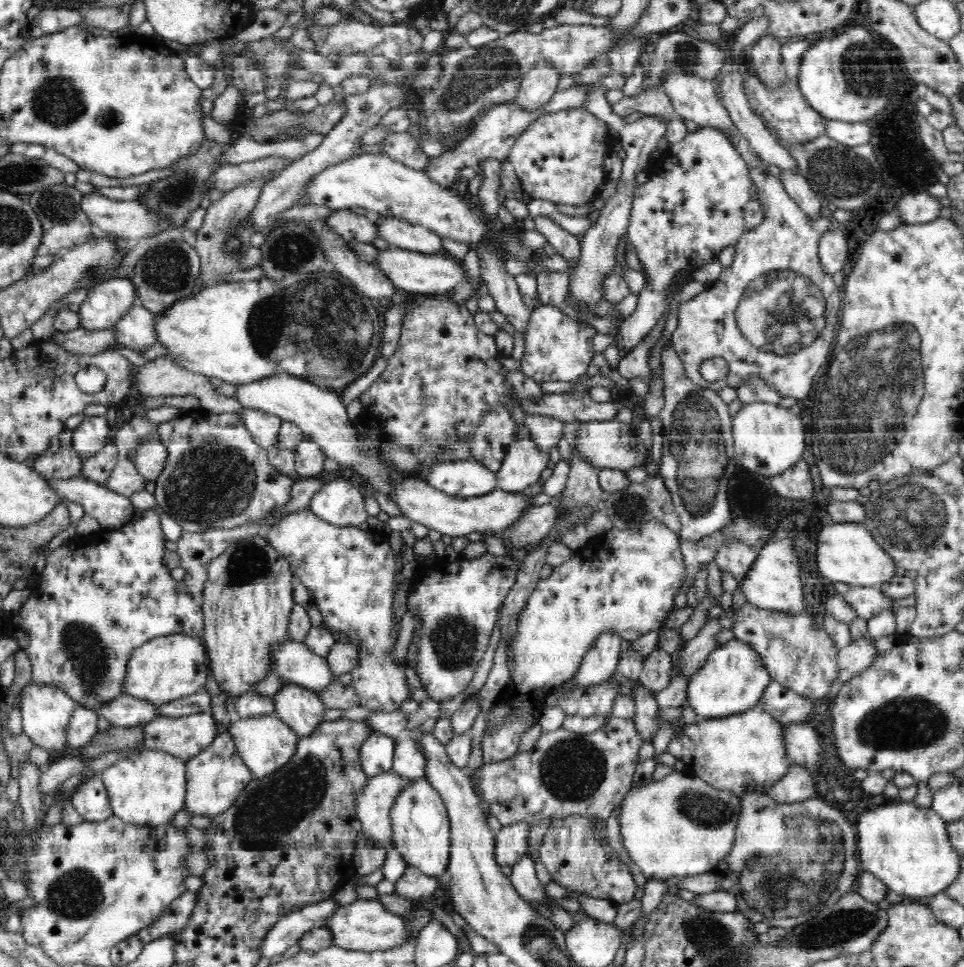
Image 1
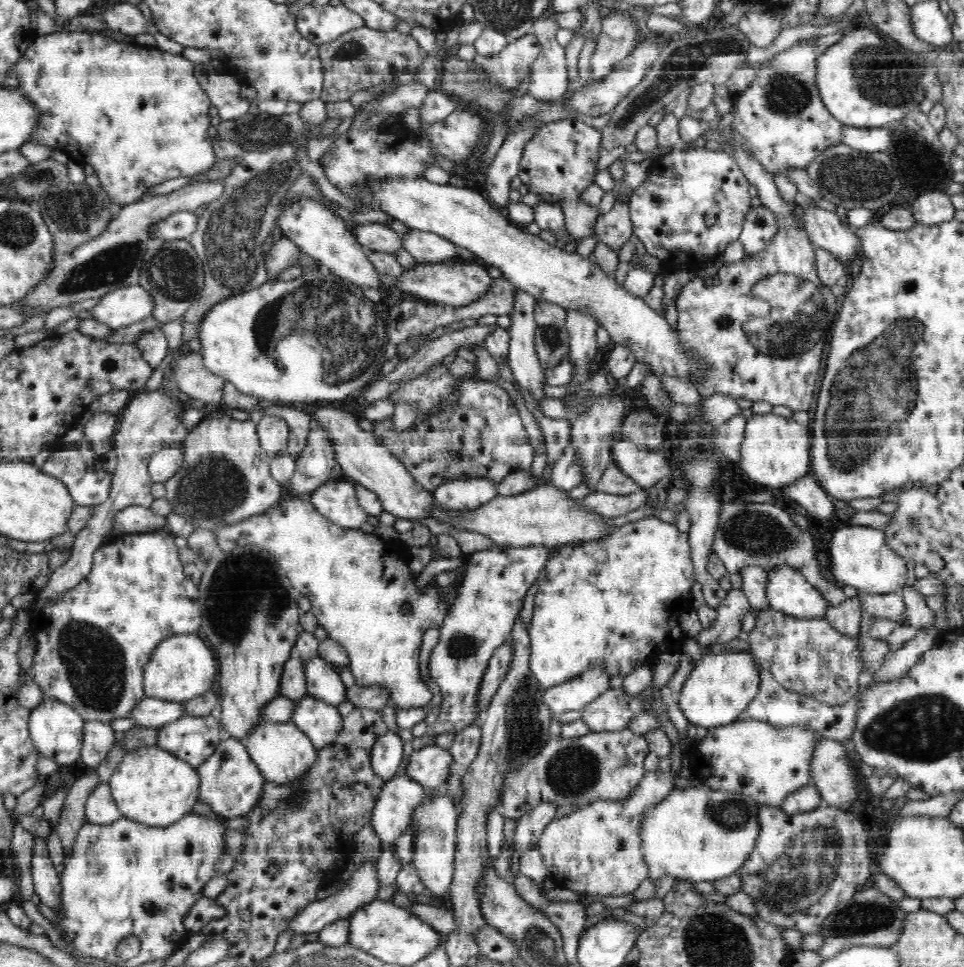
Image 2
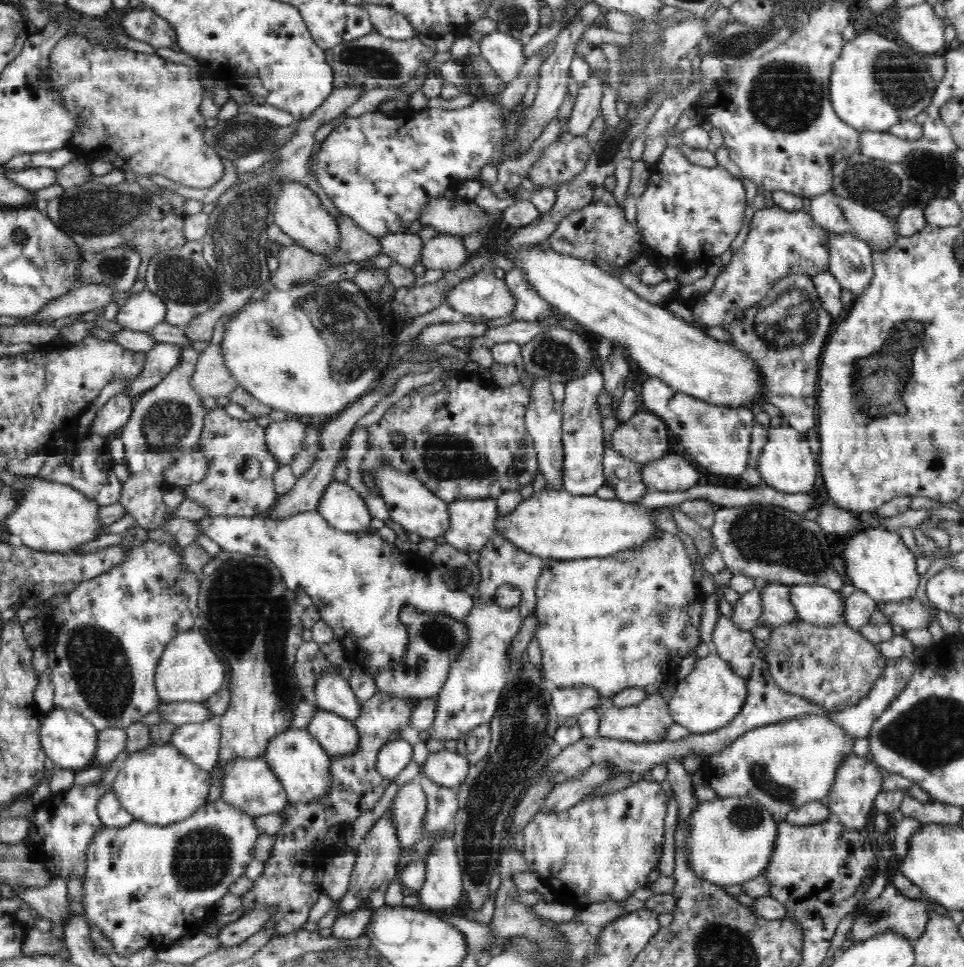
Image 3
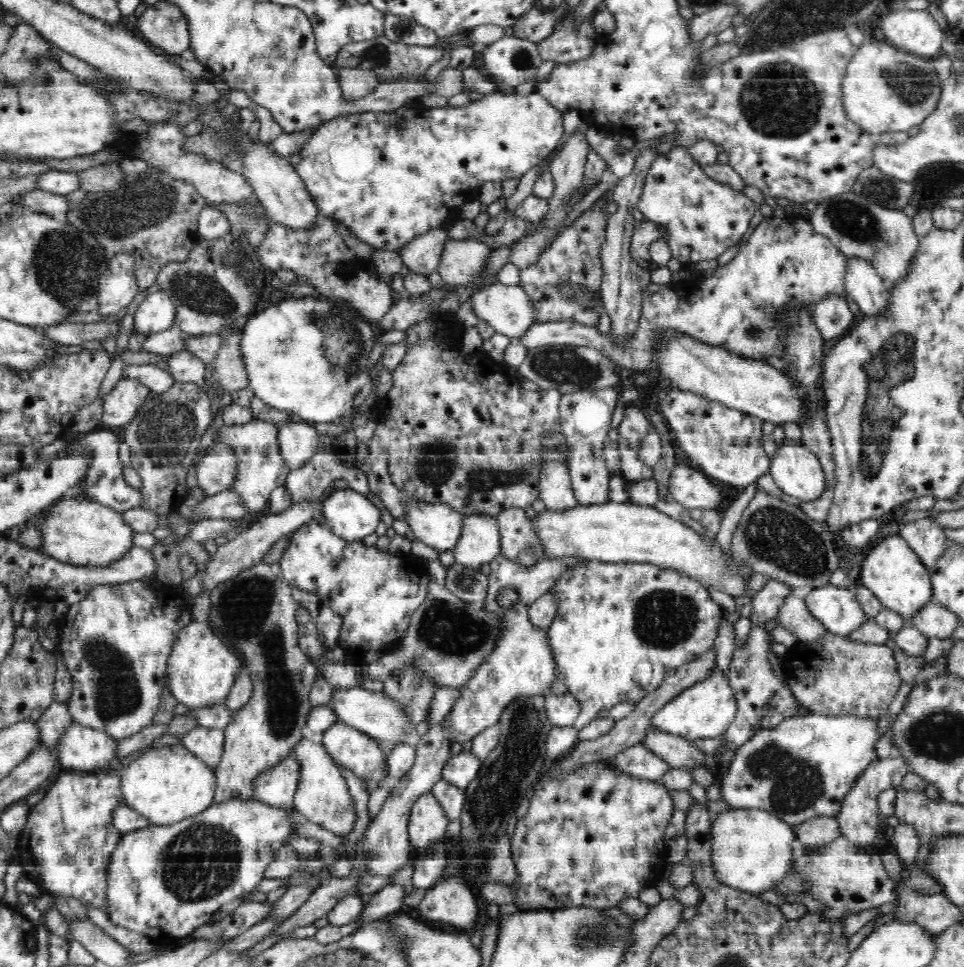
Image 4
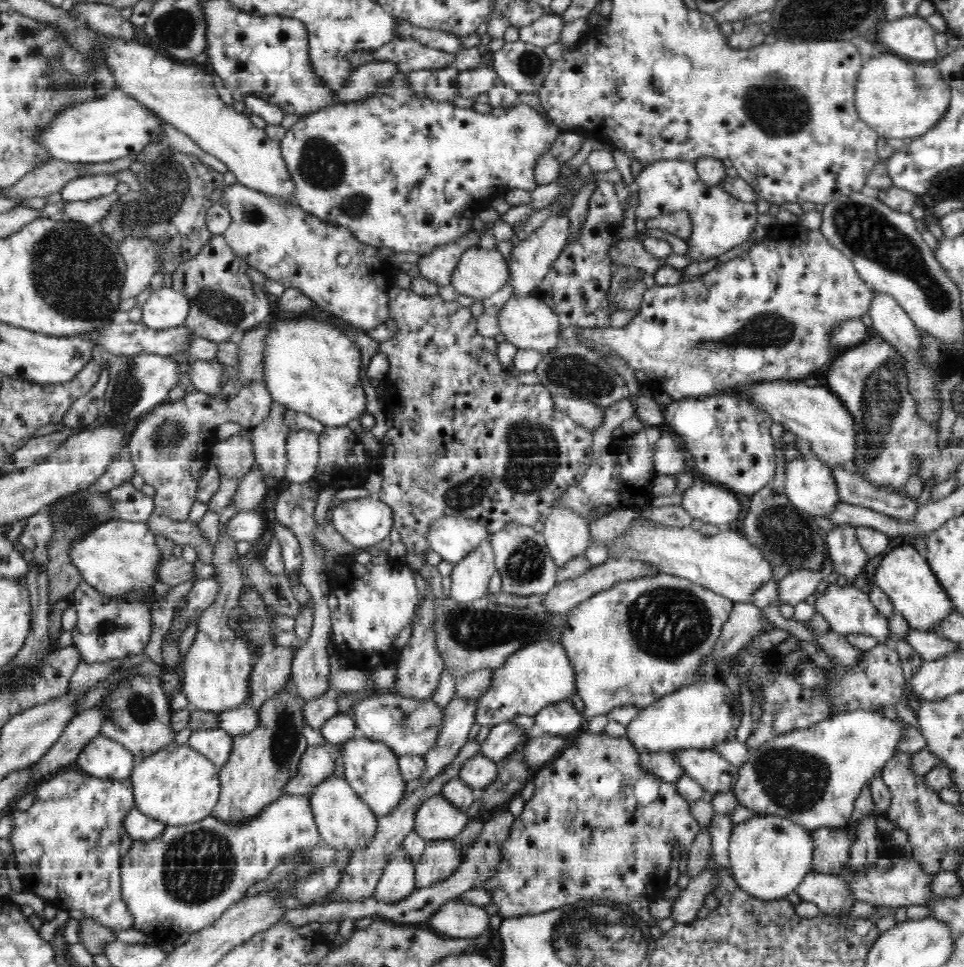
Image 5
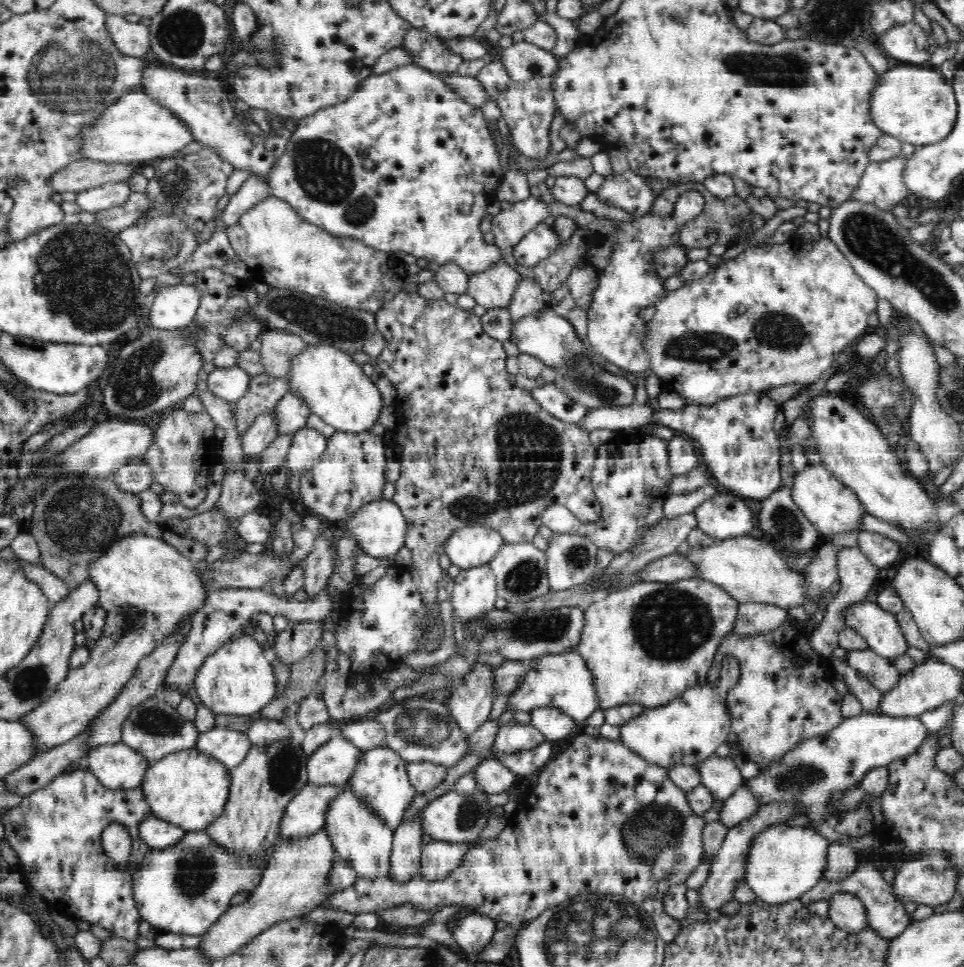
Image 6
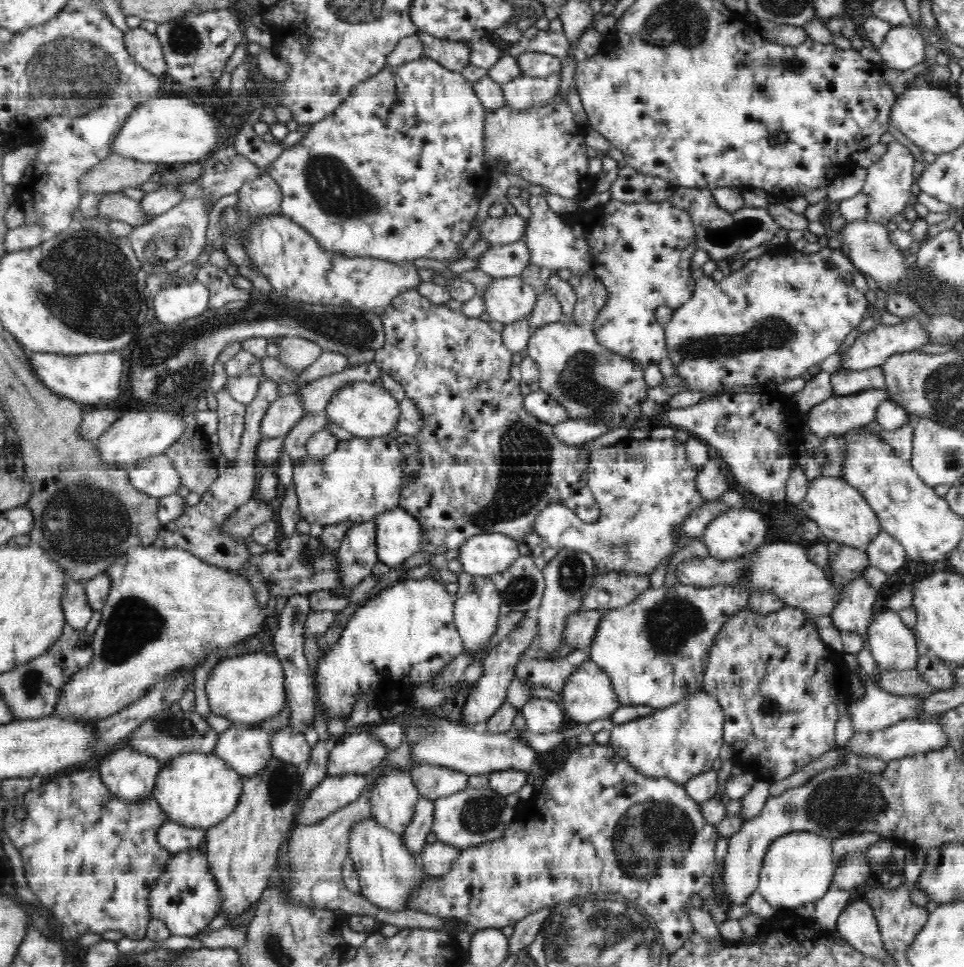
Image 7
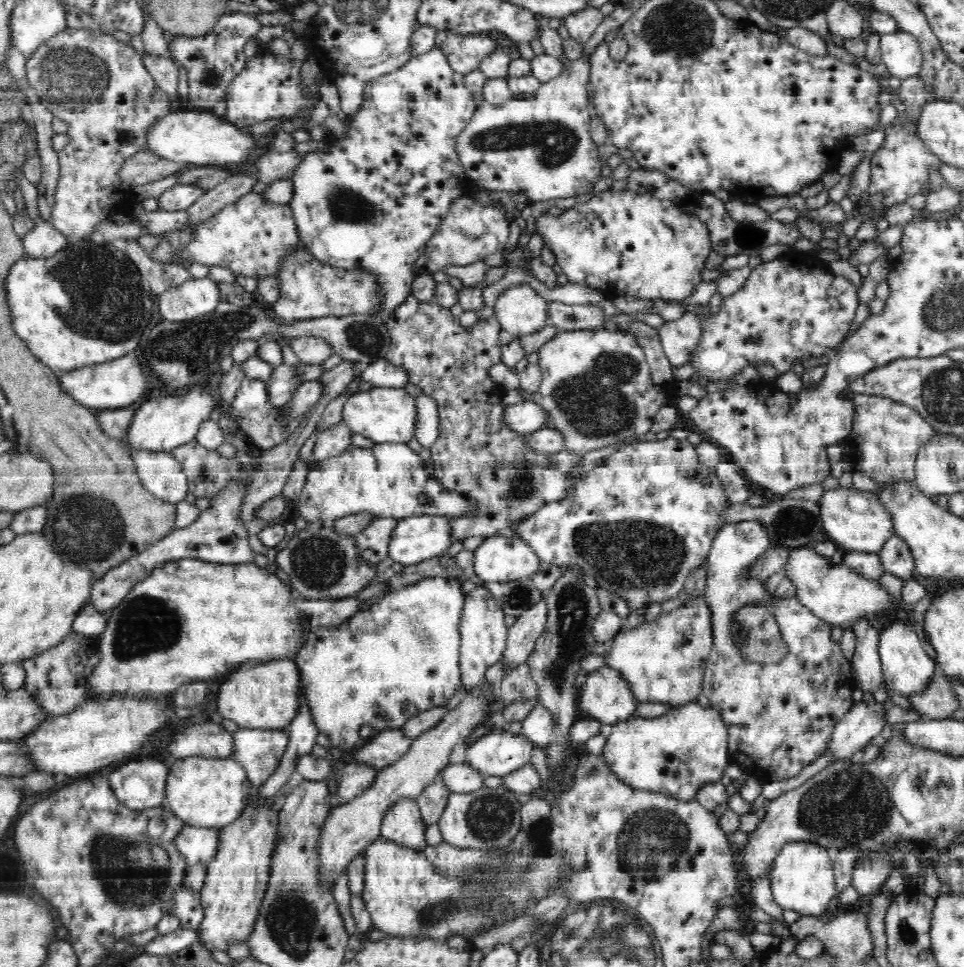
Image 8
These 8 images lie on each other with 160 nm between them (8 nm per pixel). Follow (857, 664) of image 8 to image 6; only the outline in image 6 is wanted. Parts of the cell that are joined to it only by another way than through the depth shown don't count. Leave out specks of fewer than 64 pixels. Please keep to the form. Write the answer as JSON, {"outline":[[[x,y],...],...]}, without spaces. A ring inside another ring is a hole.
{"outline":[[[842,547],[837,552],[837,573],[839,574],[840,588],[834,598],[831,599],[824,611],[823,621],[812,631],[809,638],[810,646],[821,655],[830,657],[832,650],[839,646],[839,632],[846,627],[845,616],[849,610],[856,608],[858,604],[866,602],[870,588],[876,584],[879,568],[872,564],[859,547]]]}

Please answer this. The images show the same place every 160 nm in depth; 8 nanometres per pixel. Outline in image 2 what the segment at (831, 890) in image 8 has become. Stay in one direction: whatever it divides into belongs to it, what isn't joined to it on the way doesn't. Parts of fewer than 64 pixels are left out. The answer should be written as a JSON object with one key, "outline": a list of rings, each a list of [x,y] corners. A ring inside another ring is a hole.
{"outline":[[[701,784],[684,789],[674,787],[671,794],[657,807],[650,808],[642,824],[641,851],[645,854],[646,865],[650,868],[650,881],[658,881],[664,876],[674,876],[677,880],[690,882],[714,881],[736,875],[738,868],[748,862],[748,856],[756,845],[760,832],[758,823],[760,806],[750,796],[736,792],[714,791]]]}

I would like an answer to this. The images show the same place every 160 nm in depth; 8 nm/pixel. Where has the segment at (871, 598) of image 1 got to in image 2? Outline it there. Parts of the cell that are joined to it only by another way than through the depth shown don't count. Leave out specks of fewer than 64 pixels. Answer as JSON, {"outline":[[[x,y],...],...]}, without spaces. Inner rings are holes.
{"outline":[[[901,592],[890,594],[860,594],[863,612],[876,619],[890,619],[900,621],[906,606]]]}

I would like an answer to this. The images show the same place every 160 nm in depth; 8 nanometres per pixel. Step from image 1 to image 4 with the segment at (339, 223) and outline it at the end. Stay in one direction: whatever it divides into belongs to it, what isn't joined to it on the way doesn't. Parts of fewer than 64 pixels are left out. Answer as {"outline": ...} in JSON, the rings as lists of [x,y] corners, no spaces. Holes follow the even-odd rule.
{"outline":[[[434,229],[425,235],[417,236],[413,242],[406,243],[397,253],[410,272],[428,276],[437,272],[438,263],[446,241],[450,239],[447,231]]]}

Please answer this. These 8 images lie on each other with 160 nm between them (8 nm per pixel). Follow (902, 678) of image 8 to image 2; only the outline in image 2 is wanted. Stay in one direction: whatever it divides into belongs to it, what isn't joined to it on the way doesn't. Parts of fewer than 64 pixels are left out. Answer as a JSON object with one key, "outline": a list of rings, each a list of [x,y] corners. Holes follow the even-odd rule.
{"outline":[[[774,565],[767,570],[767,593],[770,609],[799,619],[817,619],[830,608],[821,592],[804,575],[788,565]]]}

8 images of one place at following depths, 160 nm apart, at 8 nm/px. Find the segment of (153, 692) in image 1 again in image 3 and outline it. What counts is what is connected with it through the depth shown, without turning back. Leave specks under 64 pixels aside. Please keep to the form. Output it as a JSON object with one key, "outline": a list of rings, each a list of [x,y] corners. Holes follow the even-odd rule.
{"outline":[[[195,628],[178,633],[167,644],[155,672],[157,693],[162,703],[192,701],[202,703],[218,692],[230,676],[230,667],[222,660],[222,655],[211,646],[205,633]]]}

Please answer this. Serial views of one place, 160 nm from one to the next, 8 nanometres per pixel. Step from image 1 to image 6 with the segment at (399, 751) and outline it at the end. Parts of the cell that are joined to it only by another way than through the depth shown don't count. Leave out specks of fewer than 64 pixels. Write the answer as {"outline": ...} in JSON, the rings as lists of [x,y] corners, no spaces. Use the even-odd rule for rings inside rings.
{"outline":[[[484,759],[472,772],[477,782],[477,788],[486,795],[506,792],[517,775],[512,772],[500,759]]]}

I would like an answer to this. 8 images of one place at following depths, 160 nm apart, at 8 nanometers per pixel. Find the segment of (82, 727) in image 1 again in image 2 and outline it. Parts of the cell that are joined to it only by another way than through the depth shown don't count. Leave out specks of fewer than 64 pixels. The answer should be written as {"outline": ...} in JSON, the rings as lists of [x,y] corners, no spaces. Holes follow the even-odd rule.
{"outline":[[[85,721],[79,760],[85,764],[86,769],[93,770],[94,768],[97,768],[100,762],[109,758],[113,754],[113,748],[114,744],[116,744],[117,735],[118,733],[110,727],[110,722]]]}

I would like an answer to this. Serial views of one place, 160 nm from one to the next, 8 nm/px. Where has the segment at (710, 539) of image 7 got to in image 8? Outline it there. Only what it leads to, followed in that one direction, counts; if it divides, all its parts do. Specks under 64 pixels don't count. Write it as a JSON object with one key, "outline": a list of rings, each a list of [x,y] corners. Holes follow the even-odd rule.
{"outline":[[[745,520],[737,523],[726,523],[720,532],[714,537],[711,544],[709,555],[707,556],[707,583],[705,586],[705,602],[710,608],[713,644],[709,654],[709,662],[705,666],[705,676],[702,686],[702,702],[704,706],[714,707],[722,715],[722,719],[727,724],[727,733],[729,734],[729,764],[737,764],[746,768],[750,776],[757,778],[760,784],[768,784],[774,780],[786,780],[792,776],[800,774],[808,764],[814,762],[819,756],[822,756],[828,742],[832,738],[832,730],[836,723],[850,710],[854,704],[853,694],[856,690],[856,680],[852,672],[851,659],[847,659],[841,651],[838,642],[832,640],[833,625],[821,618],[818,618],[813,612],[802,607],[798,598],[794,597],[791,601],[778,601],[774,599],[769,592],[765,591],[765,580],[756,581],[751,578],[747,572],[749,566],[771,545],[766,527],[755,520]]]}

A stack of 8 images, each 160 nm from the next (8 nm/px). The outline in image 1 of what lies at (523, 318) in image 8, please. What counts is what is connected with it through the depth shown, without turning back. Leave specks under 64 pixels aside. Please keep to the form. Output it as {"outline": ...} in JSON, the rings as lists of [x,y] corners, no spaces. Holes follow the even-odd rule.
{"outline":[[[384,217],[377,224],[377,236],[387,240],[391,246],[407,251],[418,251],[427,255],[444,253],[442,237],[434,231],[395,217]]]}

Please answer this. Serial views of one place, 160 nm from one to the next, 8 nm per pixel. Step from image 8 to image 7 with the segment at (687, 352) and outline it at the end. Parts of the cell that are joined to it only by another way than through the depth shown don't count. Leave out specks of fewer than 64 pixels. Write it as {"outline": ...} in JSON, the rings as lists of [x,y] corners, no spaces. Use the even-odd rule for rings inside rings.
{"outline":[[[534,193],[530,196],[529,206],[531,208],[532,216],[528,220],[528,234],[524,236],[524,241],[529,250],[529,264],[535,264],[547,274],[555,273],[559,269],[568,269],[573,272],[573,276],[592,274],[596,279],[600,280],[606,287],[608,296],[606,302],[599,312],[597,319],[595,320],[594,333],[596,339],[601,346],[604,346],[609,352],[618,354],[624,358],[632,359],[636,364],[640,365],[642,369],[648,368],[652,364],[656,365],[660,363],[662,358],[665,358],[665,329],[664,326],[657,322],[655,317],[656,308],[658,306],[668,306],[672,309],[681,307],[692,295],[695,289],[696,280],[692,279],[692,270],[690,269],[690,263],[692,255],[697,248],[696,233],[694,232],[694,221],[690,217],[688,210],[682,210],[678,207],[672,206],[670,201],[631,201],[626,203],[625,201],[618,201],[616,199],[610,199],[608,204],[596,207],[594,209],[585,210],[579,209],[577,212],[569,214],[558,214],[554,212],[547,204],[546,195]]]}

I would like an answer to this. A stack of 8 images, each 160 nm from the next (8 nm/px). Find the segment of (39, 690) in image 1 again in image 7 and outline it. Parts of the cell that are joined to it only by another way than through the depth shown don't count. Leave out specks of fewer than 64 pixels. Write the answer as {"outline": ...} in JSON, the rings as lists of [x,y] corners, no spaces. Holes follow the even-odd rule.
{"outline":[[[126,746],[101,757],[95,768],[118,799],[137,803],[153,796],[161,766],[159,759]]]}

